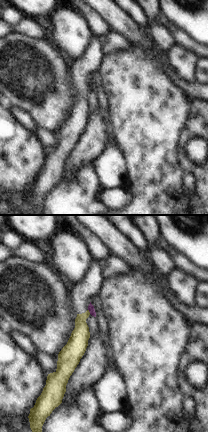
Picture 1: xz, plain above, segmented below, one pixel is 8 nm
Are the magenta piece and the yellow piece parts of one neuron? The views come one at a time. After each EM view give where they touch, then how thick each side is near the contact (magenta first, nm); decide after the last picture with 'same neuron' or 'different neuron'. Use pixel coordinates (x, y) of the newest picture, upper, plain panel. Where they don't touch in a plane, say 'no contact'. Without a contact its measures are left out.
meets magenta at (89, 87); 50 nm thick on the magenta side, 150 nm on the other

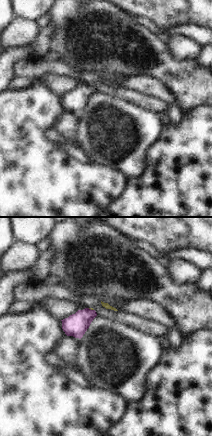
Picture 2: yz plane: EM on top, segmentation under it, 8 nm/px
meets magenta at (90, 85); 180 nm thick on the magenta side, 20 nm on the other

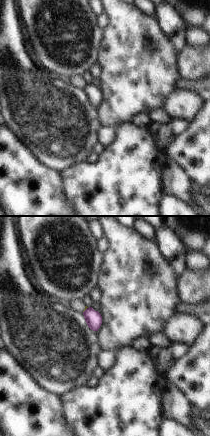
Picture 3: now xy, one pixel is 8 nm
meets magenta at (85, 86); 130 nm thick on the magenta side, 20 nm on the other

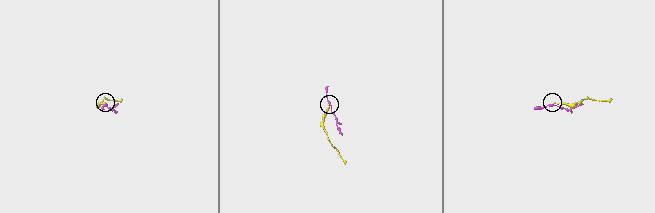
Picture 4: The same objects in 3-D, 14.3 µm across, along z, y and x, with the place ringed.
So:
different neuron

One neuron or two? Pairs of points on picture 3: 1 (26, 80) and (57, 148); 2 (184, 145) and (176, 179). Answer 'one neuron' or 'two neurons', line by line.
1: one neuron
2: two neurons

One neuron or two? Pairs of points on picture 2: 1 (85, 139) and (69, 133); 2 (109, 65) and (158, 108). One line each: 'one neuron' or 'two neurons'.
1: two neurons
2: two neurons

